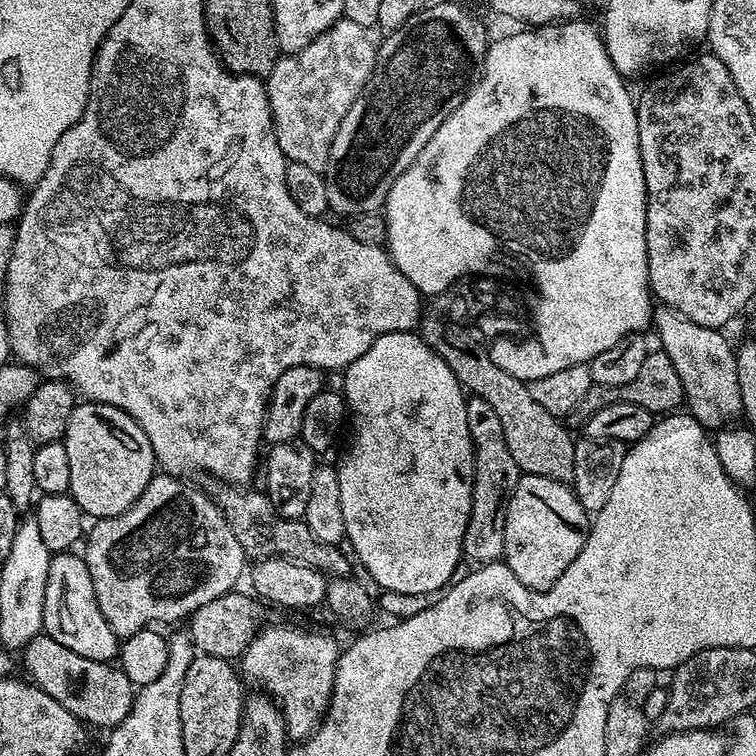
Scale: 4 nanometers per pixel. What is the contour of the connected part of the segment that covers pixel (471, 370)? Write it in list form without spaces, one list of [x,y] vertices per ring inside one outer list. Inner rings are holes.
[[[441,292],[439,296],[429,299],[423,305],[418,325],[418,335],[428,343],[430,350],[434,350],[434,354],[438,354],[438,358],[442,358],[442,362],[446,362],[446,366],[450,366],[450,370],[454,370],[461,388],[467,390],[473,396],[485,399],[490,404],[491,409],[498,414],[510,455],[517,462],[521,473],[530,476],[545,476],[565,482],[571,481],[574,474],[574,450],[576,449],[574,436],[571,436],[560,425],[563,423],[557,416],[550,414],[550,410],[545,410],[531,396],[525,381],[514,378],[514,374],[506,374],[506,370],[500,369],[499,366],[494,366],[494,362],[488,356],[487,347],[470,331],[469,325],[466,323],[467,320],[468,305],[451,296],[449,292]]]

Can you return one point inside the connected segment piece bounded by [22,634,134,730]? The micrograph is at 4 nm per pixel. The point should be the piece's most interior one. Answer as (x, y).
(97, 692)

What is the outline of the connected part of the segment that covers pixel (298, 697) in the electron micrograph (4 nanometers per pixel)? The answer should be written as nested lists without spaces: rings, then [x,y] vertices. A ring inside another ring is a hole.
[[[272,624],[257,631],[243,656],[239,657],[238,664],[243,675],[247,679],[249,676],[260,687],[257,689],[275,700],[284,715],[289,737],[299,742],[316,731],[327,711],[341,651],[341,645],[336,645],[335,638],[324,632],[311,632],[308,628],[295,628],[292,624]]]

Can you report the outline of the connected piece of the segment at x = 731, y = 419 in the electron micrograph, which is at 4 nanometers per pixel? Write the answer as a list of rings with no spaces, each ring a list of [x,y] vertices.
[[[663,306],[653,311],[651,327],[660,335],[659,347],[674,362],[674,371],[682,382],[687,415],[711,430],[735,425],[742,416],[742,394],[738,390],[736,353],[723,336],[725,333],[719,328],[698,326],[698,322],[690,322],[690,318]]]

